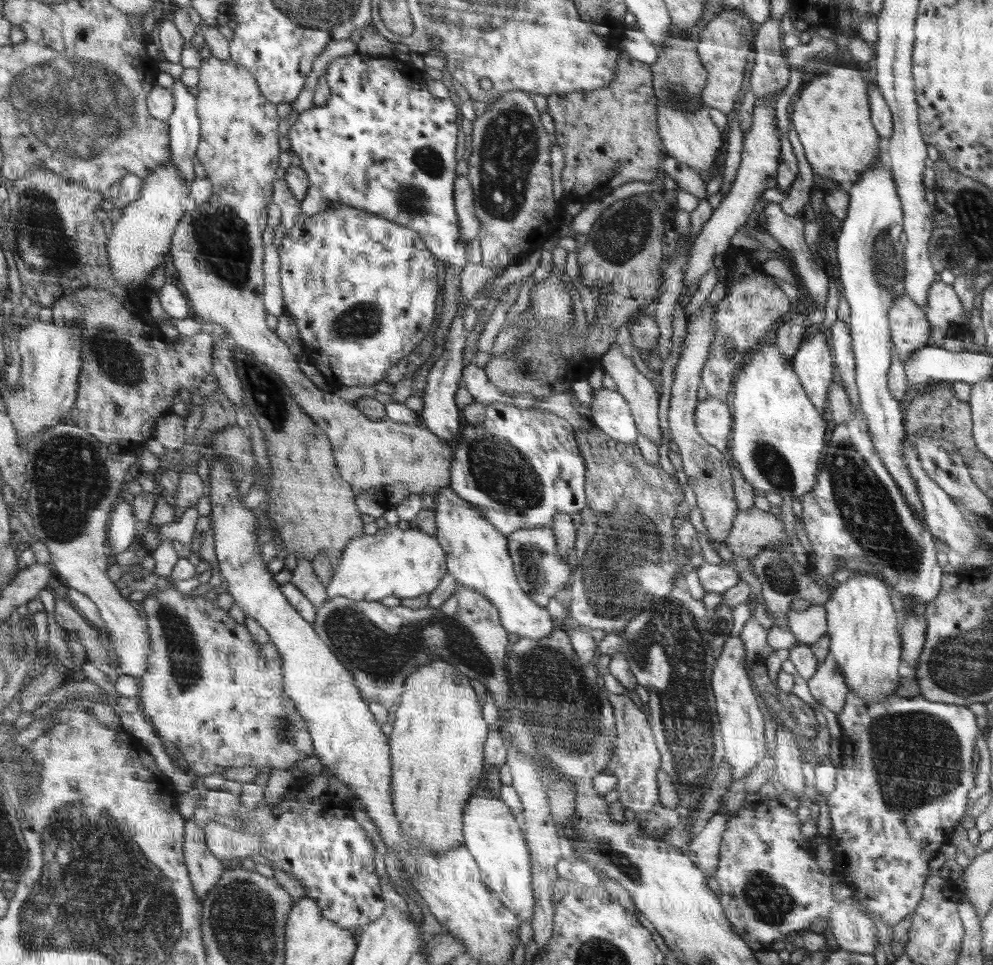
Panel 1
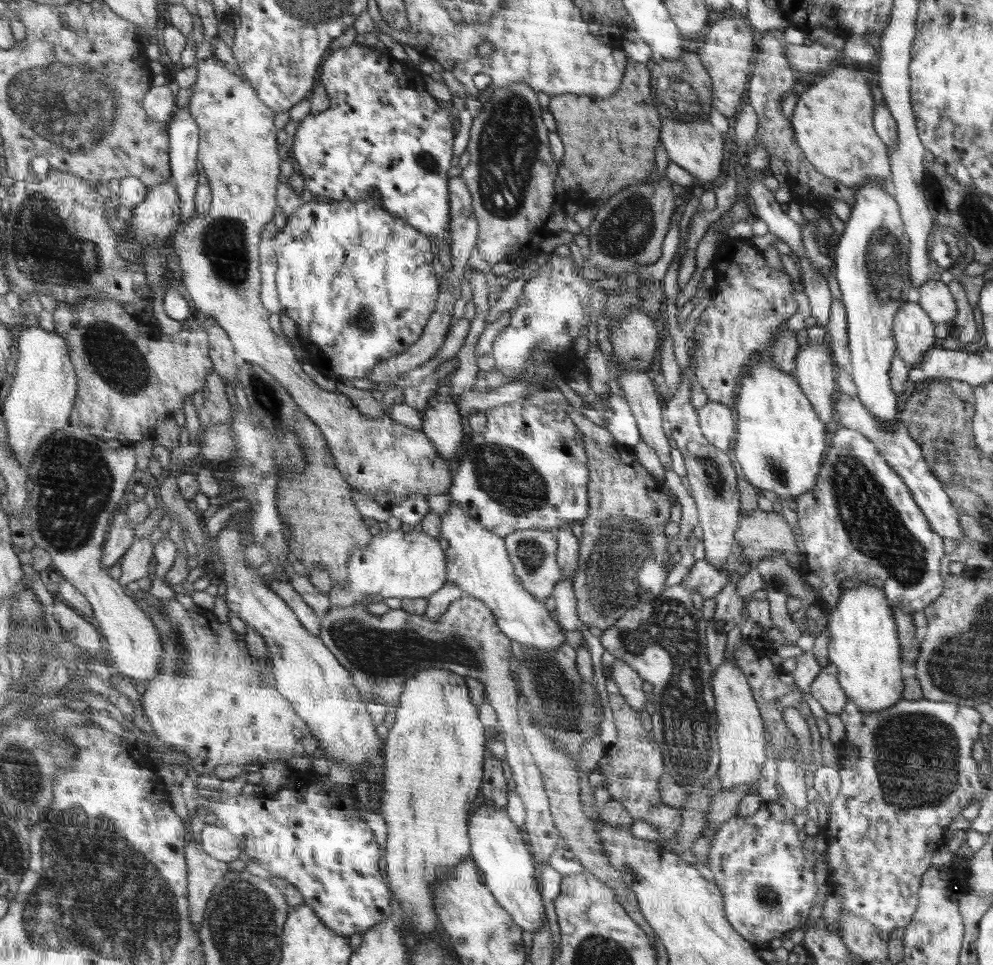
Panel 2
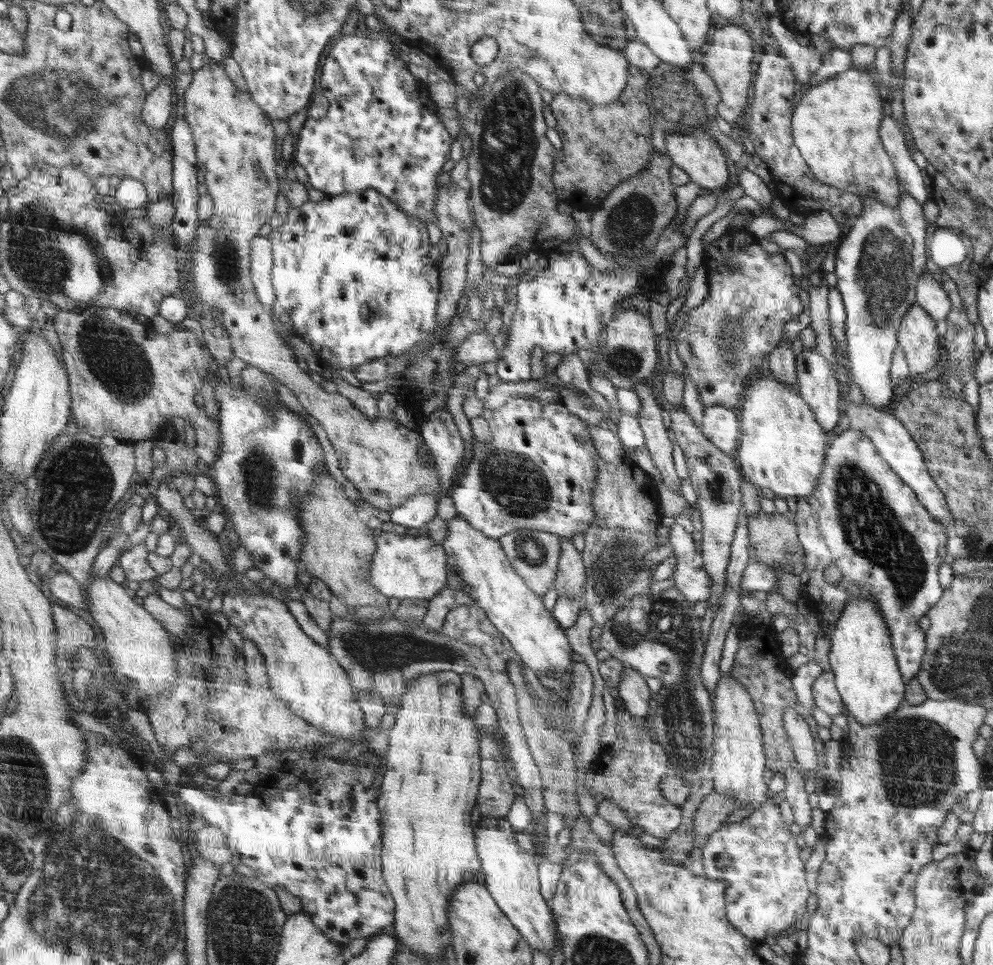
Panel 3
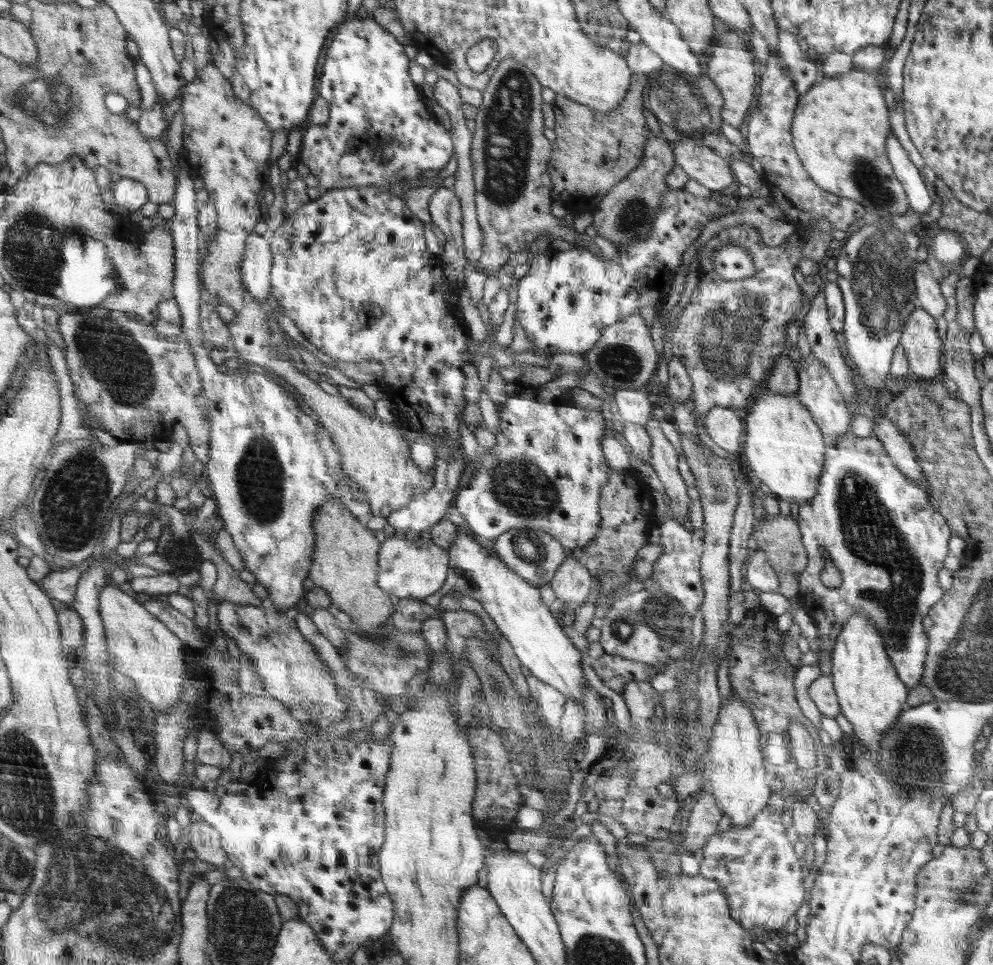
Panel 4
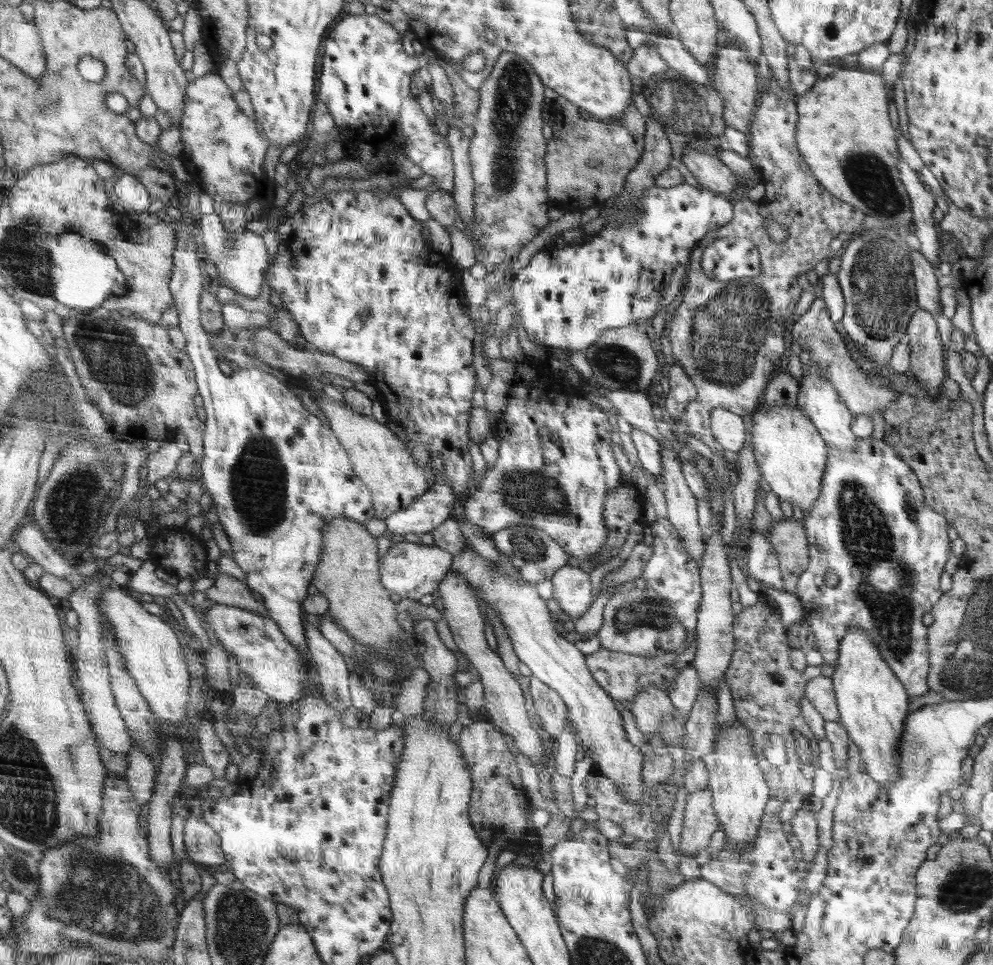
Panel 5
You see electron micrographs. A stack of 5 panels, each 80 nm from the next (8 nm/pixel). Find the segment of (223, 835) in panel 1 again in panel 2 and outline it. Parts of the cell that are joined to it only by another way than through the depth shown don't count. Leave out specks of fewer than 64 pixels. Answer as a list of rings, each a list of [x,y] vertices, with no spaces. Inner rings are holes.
[[[207,824],[200,828],[199,843],[212,858],[222,863],[230,863],[238,859],[241,850],[236,837],[228,829],[218,824]]]

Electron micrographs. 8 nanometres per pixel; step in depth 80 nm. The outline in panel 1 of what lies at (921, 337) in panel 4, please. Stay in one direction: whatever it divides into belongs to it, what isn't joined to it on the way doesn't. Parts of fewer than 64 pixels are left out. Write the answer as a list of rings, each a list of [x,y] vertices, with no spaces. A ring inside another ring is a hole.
[[[904,295],[890,308],[889,324],[893,332],[893,350],[902,361],[908,360],[914,351],[928,346],[930,324],[920,307]]]

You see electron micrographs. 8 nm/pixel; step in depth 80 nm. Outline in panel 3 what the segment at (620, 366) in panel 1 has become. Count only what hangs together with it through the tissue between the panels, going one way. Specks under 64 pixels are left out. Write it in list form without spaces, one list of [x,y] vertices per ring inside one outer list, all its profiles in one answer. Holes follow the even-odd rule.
[[[646,380],[638,381],[632,386],[633,391],[640,399],[640,414],[637,421],[645,436],[645,447],[656,466],[663,483],[682,496],[680,481],[673,461],[674,441],[668,440],[666,431],[669,428],[662,426],[660,408],[652,396],[652,390]]]

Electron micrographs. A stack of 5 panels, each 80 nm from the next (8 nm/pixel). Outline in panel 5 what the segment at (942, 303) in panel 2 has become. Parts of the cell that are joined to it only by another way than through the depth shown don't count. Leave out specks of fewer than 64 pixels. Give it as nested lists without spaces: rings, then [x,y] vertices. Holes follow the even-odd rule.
[[[910,249],[910,254],[913,275],[916,277],[917,304],[921,310],[940,315],[943,308],[939,296],[941,288],[938,286],[934,269],[919,251]]]

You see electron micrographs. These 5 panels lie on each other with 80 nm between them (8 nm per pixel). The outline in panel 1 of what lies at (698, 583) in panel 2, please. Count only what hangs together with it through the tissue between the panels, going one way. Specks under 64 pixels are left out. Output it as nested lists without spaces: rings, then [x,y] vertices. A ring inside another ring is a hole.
[[[702,563],[697,568],[698,578],[706,592],[723,594],[742,581],[736,566]]]

